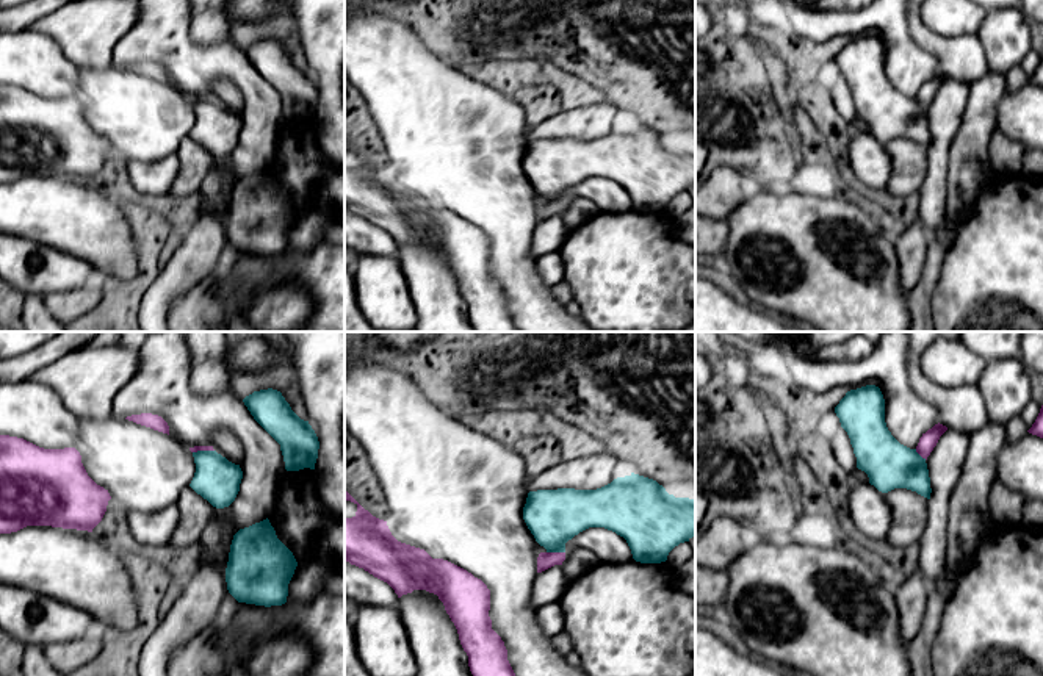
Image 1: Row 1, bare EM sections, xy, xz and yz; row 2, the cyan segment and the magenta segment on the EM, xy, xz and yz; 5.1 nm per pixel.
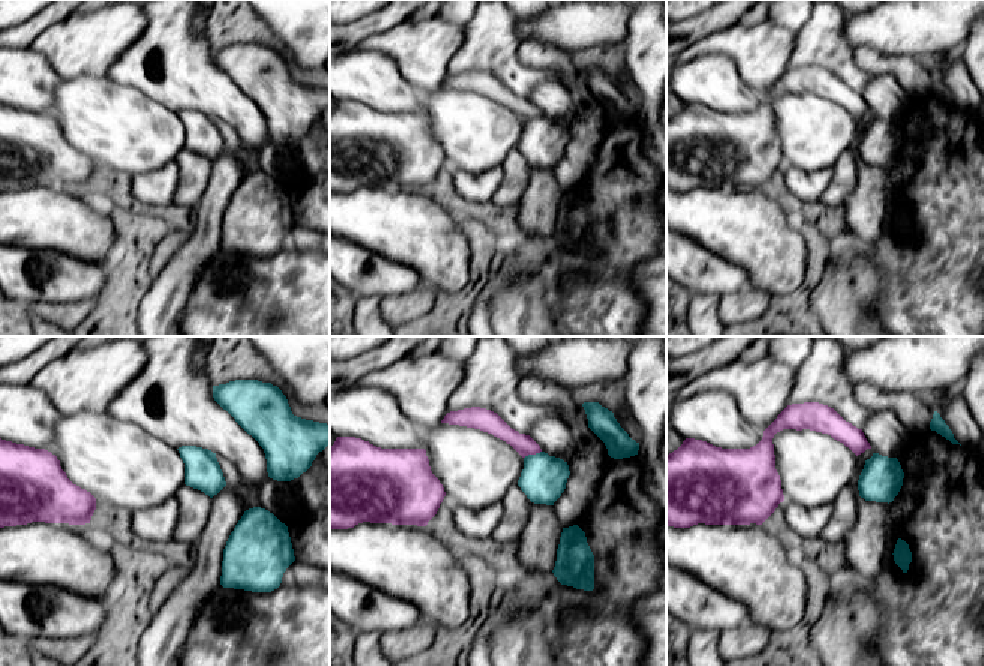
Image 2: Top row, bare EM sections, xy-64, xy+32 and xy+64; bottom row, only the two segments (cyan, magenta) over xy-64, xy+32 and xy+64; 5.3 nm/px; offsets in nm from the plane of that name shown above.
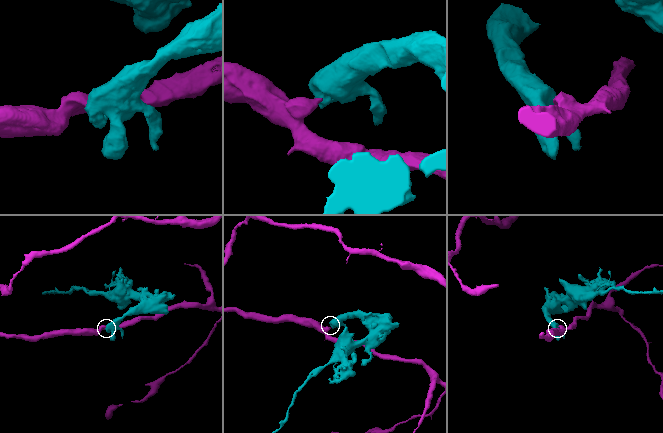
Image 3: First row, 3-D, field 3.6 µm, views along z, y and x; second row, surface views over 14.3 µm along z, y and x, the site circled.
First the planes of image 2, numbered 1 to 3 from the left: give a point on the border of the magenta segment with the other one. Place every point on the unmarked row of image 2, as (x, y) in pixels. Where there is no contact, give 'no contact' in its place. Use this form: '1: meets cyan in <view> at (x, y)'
1: no contact
2: meets cyan in xy+32 at (531, 119)
3: no contact

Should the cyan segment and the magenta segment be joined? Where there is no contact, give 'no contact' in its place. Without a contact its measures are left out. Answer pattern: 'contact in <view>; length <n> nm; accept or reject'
contact in xz; length 100 nm; reject

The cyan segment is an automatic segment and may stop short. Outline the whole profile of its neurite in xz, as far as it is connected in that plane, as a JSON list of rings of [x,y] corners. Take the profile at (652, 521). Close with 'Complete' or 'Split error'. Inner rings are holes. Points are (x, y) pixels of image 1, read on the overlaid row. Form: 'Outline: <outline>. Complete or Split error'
Outline: [[[631,473],[597,490],[529,491],[523,520],[536,541],[547,552],[565,552],[565,543],[589,527],[605,527],[623,537],[633,559],[641,563],[661,563],[680,543],[695,537],[695,501],[669,494],[656,480]]]. Complete

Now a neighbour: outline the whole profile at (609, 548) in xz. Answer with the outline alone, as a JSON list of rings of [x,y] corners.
[[[589,527],[565,543],[565,551],[583,548],[592,551],[598,563],[619,566],[623,562],[631,562],[633,554],[626,540],[605,527]]]

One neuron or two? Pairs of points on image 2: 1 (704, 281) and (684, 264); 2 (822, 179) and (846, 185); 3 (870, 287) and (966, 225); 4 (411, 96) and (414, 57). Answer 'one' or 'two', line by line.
1: one
2: two
3: two
4: two

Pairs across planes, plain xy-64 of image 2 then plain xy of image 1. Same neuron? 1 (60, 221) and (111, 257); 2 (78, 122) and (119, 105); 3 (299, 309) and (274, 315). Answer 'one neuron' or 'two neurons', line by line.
1: one neuron
2: one neuron
3: two neurons

